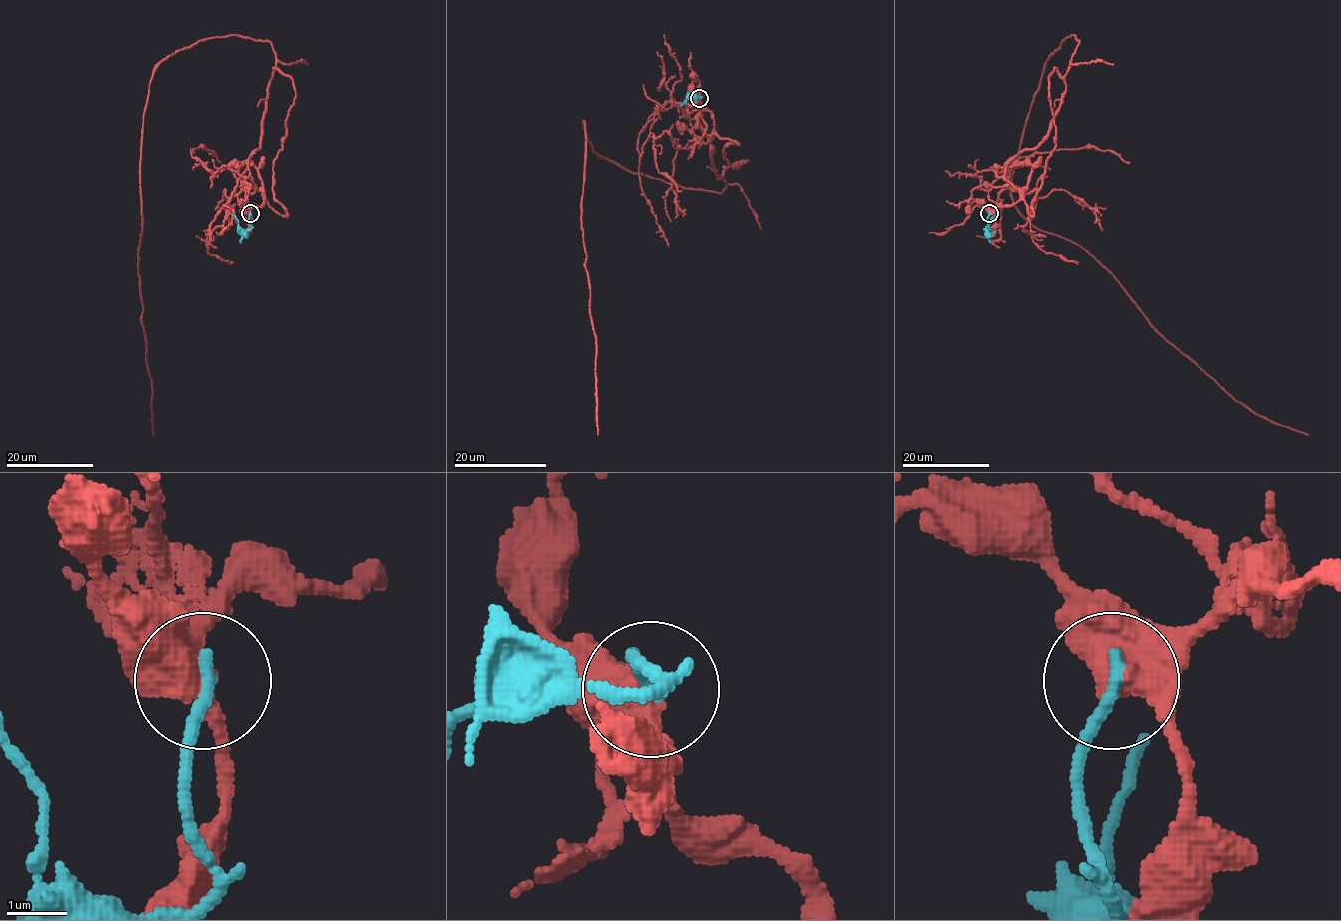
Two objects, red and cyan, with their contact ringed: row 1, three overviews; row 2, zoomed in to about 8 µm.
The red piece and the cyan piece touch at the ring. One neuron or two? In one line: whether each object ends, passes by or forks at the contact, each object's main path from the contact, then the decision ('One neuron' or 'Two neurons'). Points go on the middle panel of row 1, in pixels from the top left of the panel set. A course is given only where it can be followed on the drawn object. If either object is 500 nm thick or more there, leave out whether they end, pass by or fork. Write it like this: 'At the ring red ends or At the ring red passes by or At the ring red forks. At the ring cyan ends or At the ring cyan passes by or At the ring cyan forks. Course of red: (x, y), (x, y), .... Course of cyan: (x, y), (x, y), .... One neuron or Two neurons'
At the ring red passes by. At the ring cyan ends. Course of red: (699, 98), (698, 123), (727, 182), (721, 192), (629, 172), (593, 151), (582, 122), (597, 435). Course of cyan: (699, 98), (688, 98), (679, 106). Two neurons

